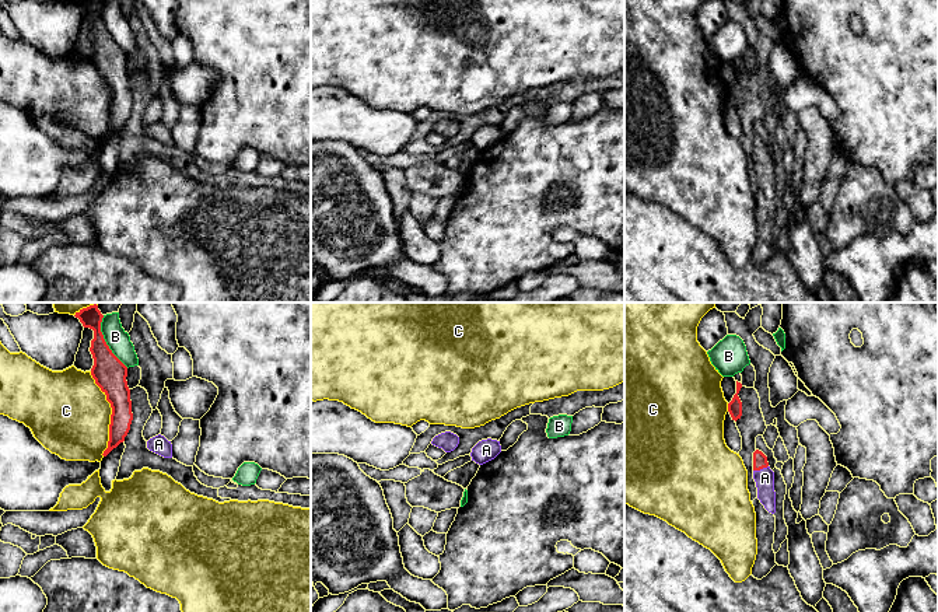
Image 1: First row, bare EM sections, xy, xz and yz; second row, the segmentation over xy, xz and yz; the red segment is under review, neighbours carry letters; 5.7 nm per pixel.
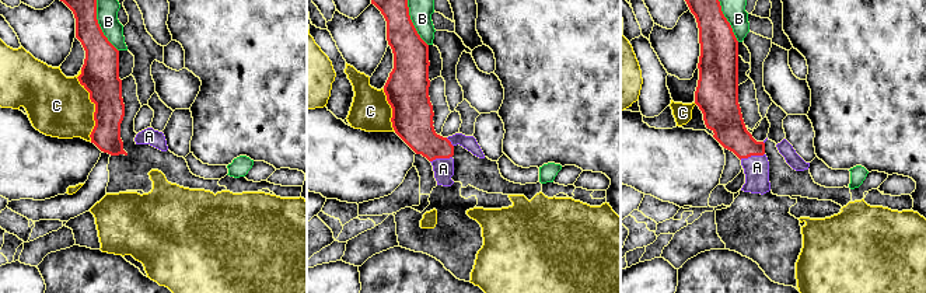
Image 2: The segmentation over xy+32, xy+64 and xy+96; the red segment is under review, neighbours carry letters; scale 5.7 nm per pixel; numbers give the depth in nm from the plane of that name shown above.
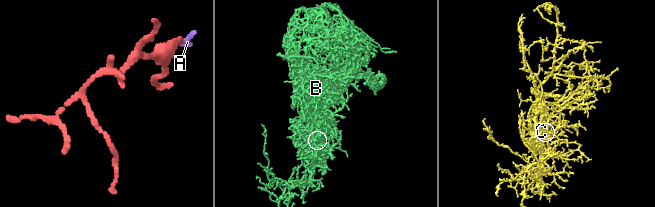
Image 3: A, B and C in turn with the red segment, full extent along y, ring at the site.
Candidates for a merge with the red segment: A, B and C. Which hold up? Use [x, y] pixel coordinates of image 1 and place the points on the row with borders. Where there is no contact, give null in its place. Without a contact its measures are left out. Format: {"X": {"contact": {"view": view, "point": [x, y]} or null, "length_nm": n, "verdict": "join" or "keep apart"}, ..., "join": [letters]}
{"A": {"contact": {"view": "yz", "point": [760, 468]}, "length_nm": 90, "verdict": "join"}, "B": {"contact": {"view": "xy", "point": [105, 342]}, "length_nm": 340, "verdict": "keep apart"}, "C": {"contact": {"view": "xy", "point": [112, 413]}, "length_nm": 500, "verdict": "keep apart"}, "join": ["A"]}

